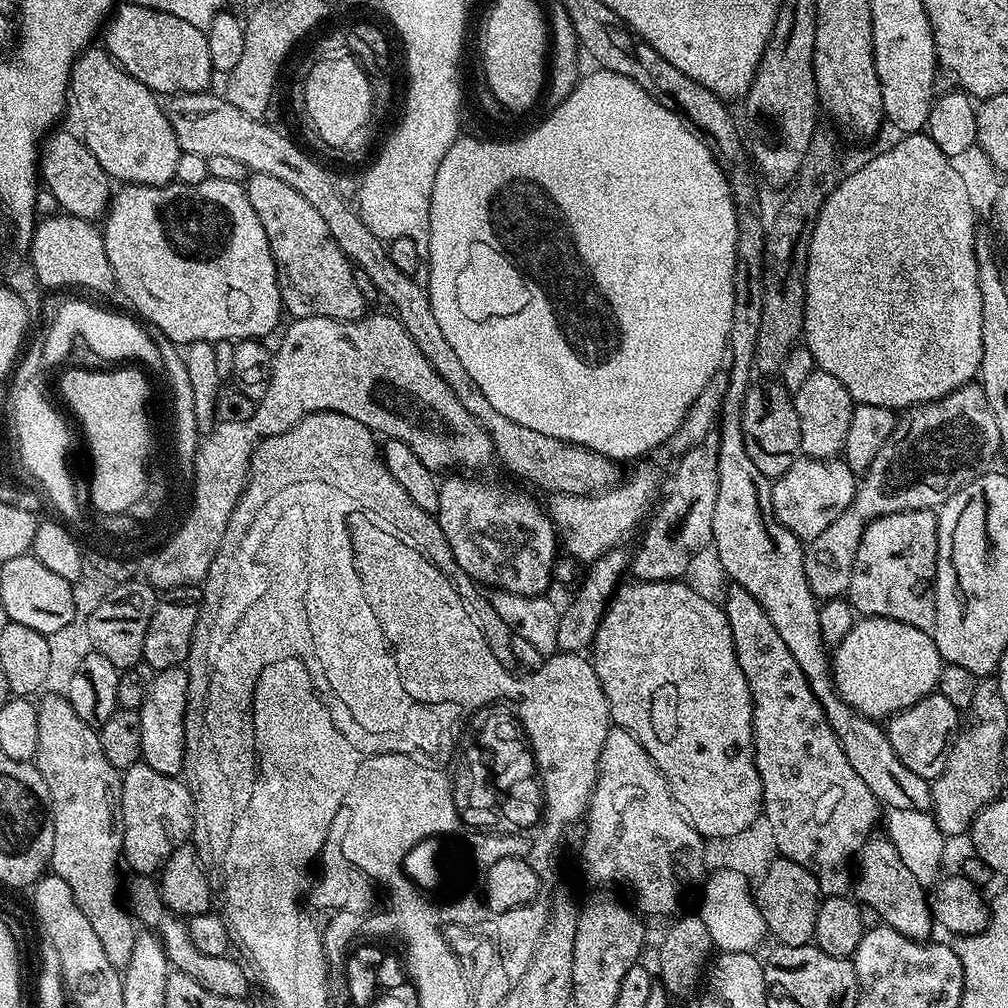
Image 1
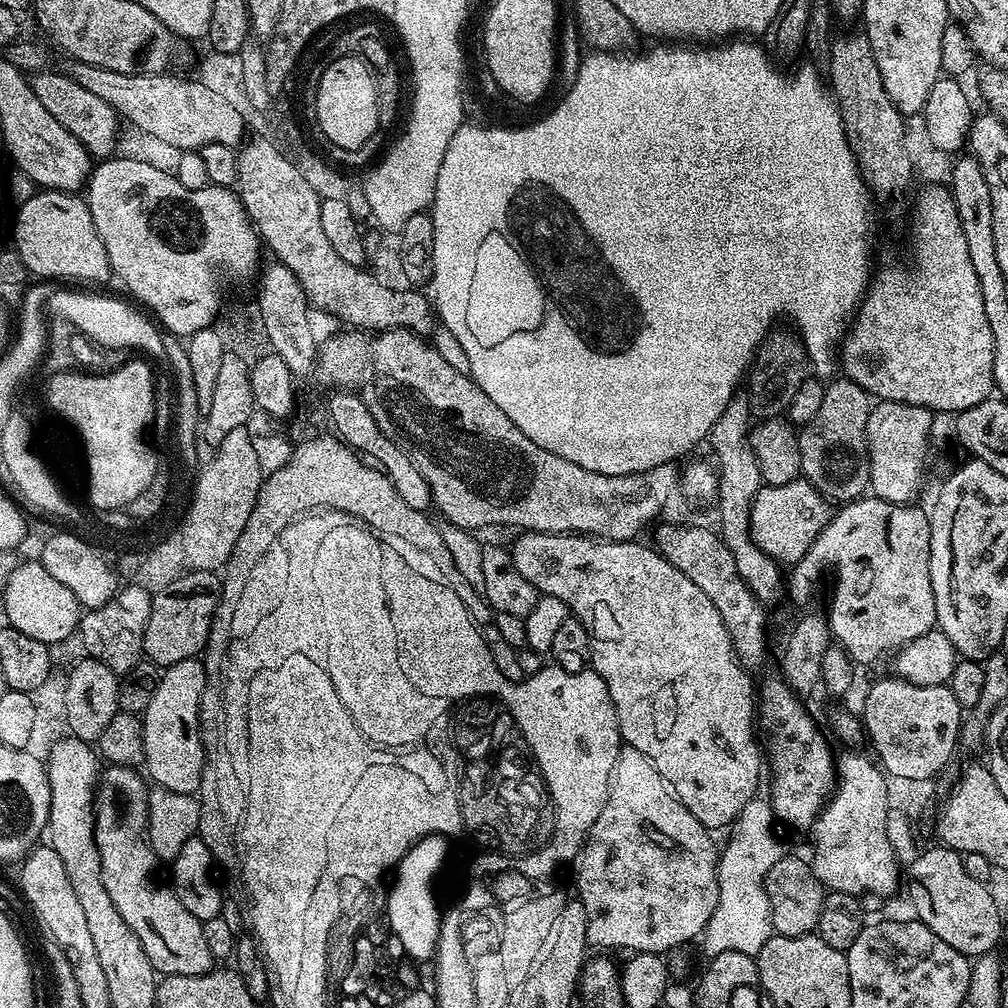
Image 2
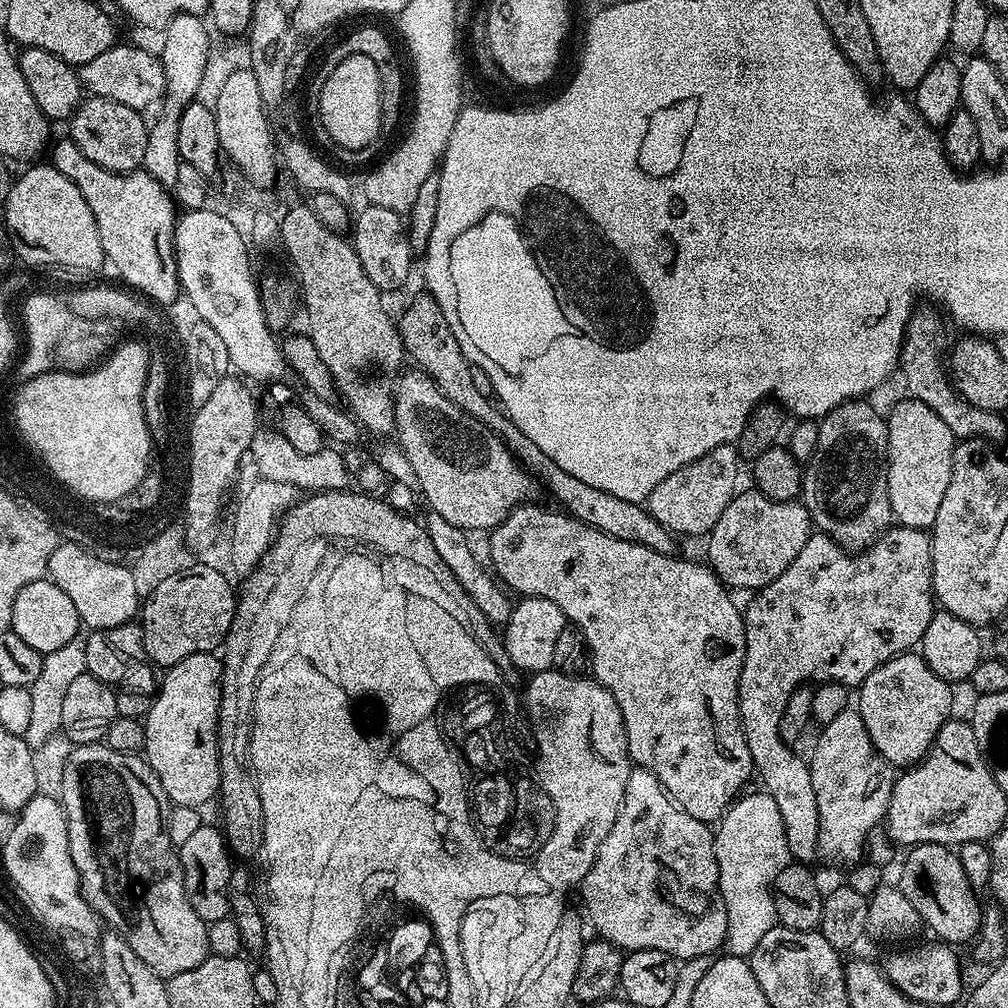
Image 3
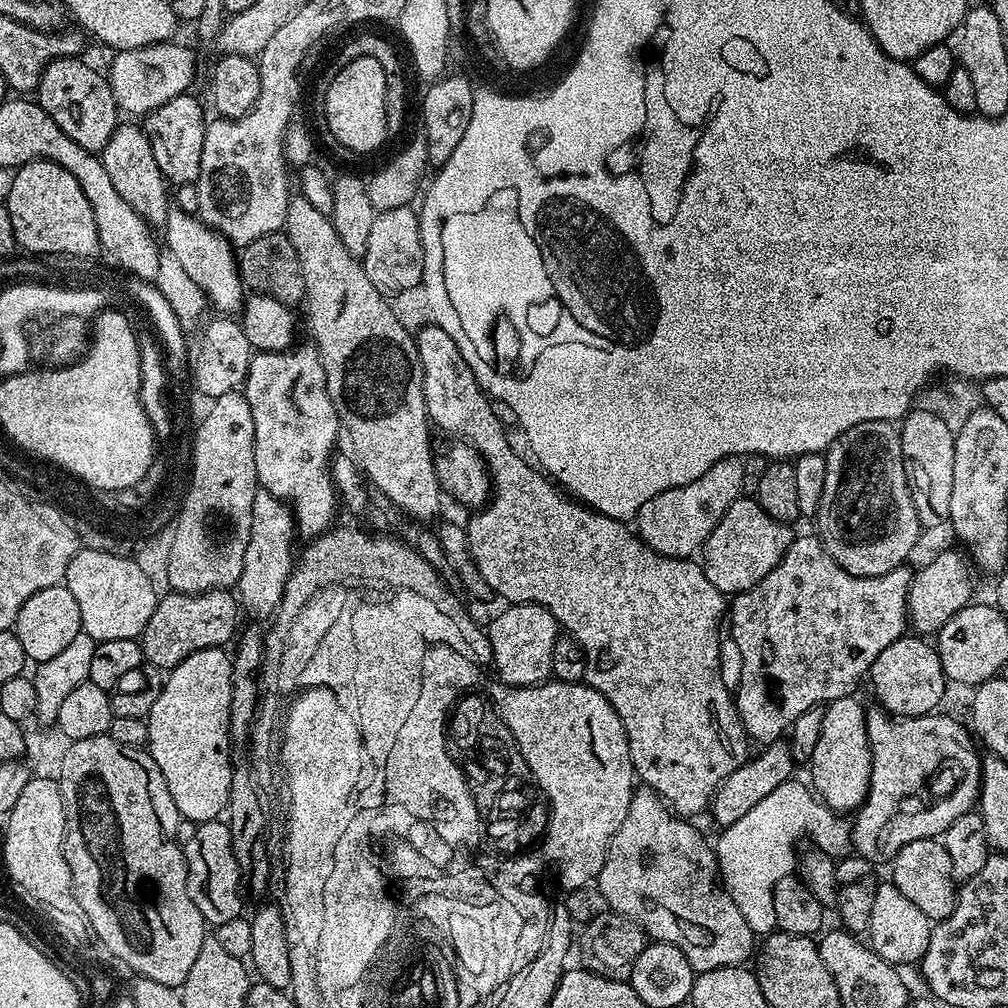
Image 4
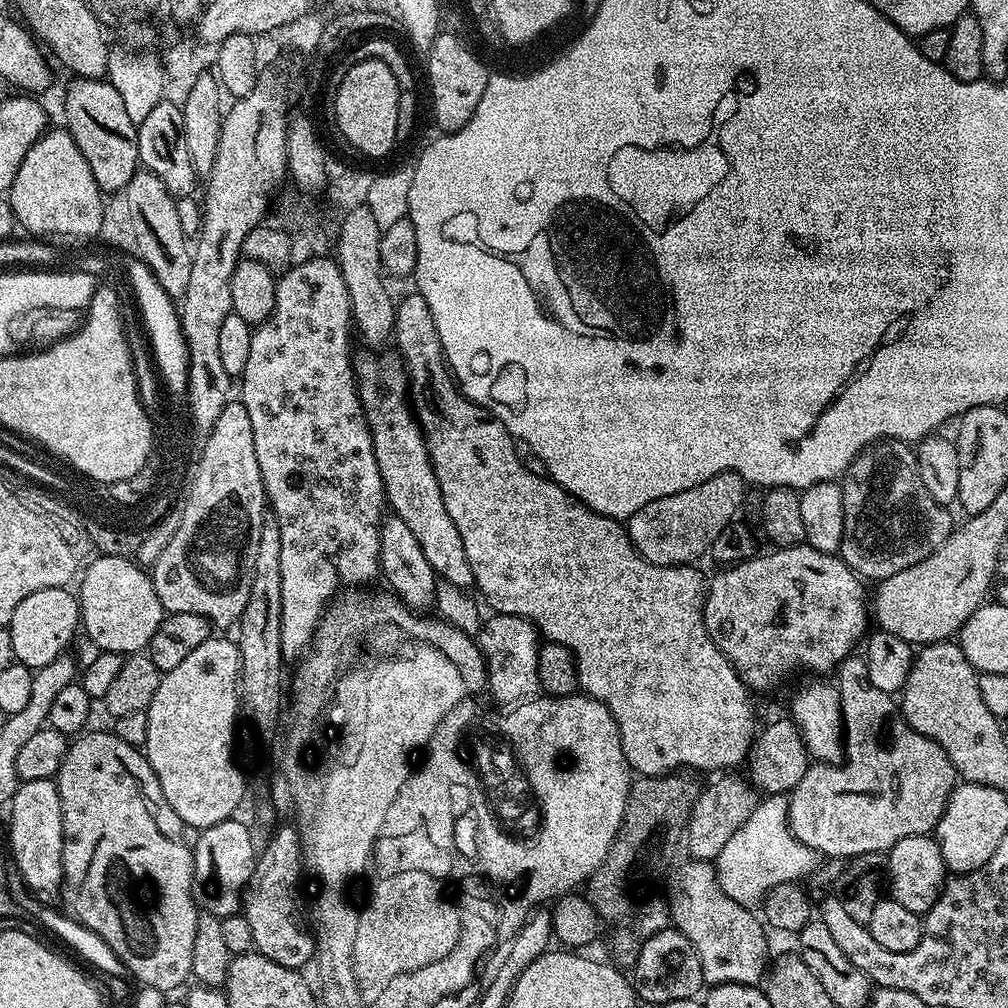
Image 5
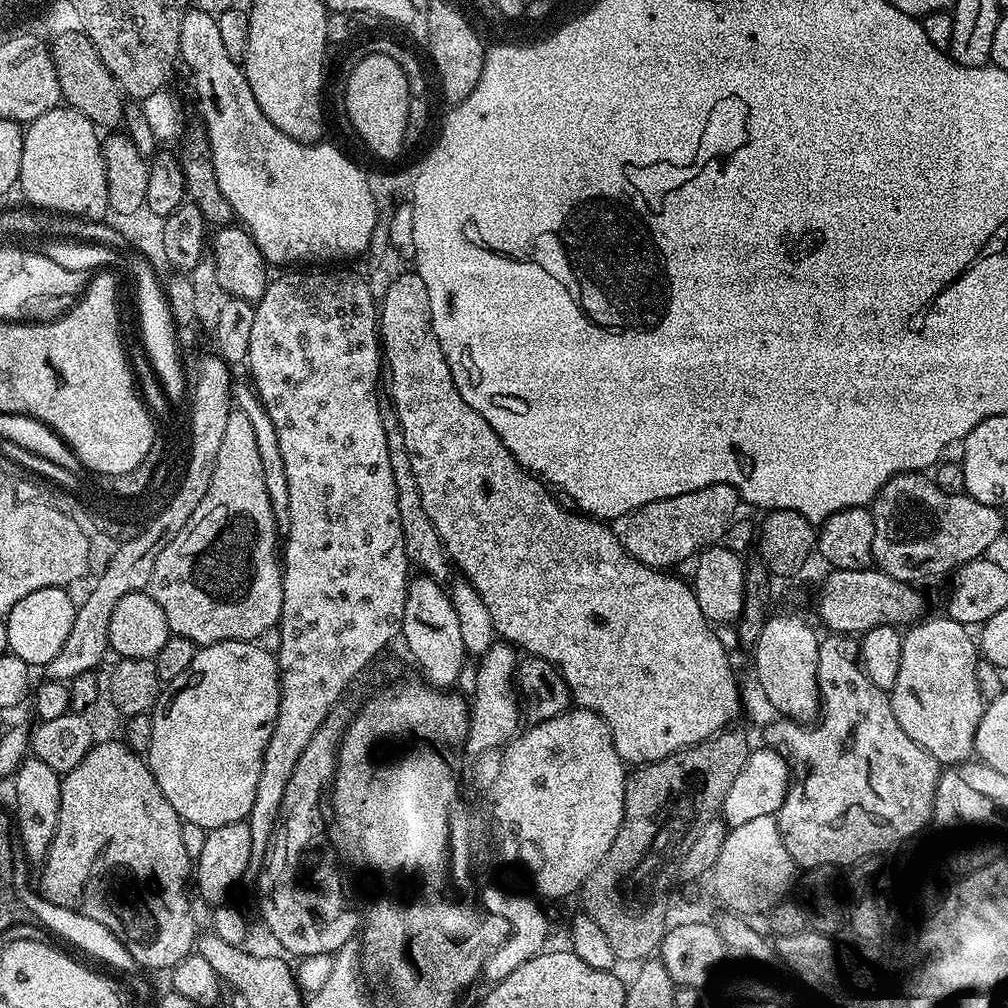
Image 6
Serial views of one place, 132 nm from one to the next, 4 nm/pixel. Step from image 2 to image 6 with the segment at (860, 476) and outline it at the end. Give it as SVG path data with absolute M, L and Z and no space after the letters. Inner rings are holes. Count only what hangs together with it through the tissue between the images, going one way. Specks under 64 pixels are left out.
M899 472L880 487L870 505L874 517L872 564L894 578L909 582L924 580L927 576L940 576L943 572L948 574L966 562L981 559L1004 528L1001 509L986 506L967 494L946 494L946 490L937 486L935 479L928 477L927 480L924 476L927 475L920 472Z

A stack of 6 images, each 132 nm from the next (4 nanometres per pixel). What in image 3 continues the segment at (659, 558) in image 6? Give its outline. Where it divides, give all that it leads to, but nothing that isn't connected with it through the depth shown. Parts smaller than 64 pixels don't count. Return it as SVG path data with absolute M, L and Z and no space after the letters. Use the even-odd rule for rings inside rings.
M723 444L710 450L710 454L674 470L670 478L662 478L662 482L654 486L646 501L648 513L677 537L707 537L718 518L722 518L722 510L730 506L732 497L738 491L736 462L738 463L737 449L733 445Z

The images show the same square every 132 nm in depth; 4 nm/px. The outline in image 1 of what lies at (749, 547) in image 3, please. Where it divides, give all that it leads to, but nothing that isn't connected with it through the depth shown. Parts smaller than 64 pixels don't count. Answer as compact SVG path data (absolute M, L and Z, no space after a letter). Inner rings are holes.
M801 458L790 466L790 470L786 470L786 474L772 480L772 511L801 542L807 542L818 538L818 534L822 534L822 530L826 530L826 526L830 526L830 522L834 522L834 518L838 518L852 505L857 487L857 473L853 472L843 459Z

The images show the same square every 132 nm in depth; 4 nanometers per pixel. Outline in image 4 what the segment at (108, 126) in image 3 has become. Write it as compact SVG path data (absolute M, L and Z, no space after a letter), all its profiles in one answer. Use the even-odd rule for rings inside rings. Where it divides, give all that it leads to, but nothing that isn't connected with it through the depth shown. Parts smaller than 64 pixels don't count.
M121 123L114 130L110 142L100 151L102 166L106 166L106 174L110 174L110 182L114 182L114 190L144 219L153 229L163 229L167 222L170 207L170 192L162 170L158 170L158 162L154 162L154 150L146 138L143 127L139 123Z

